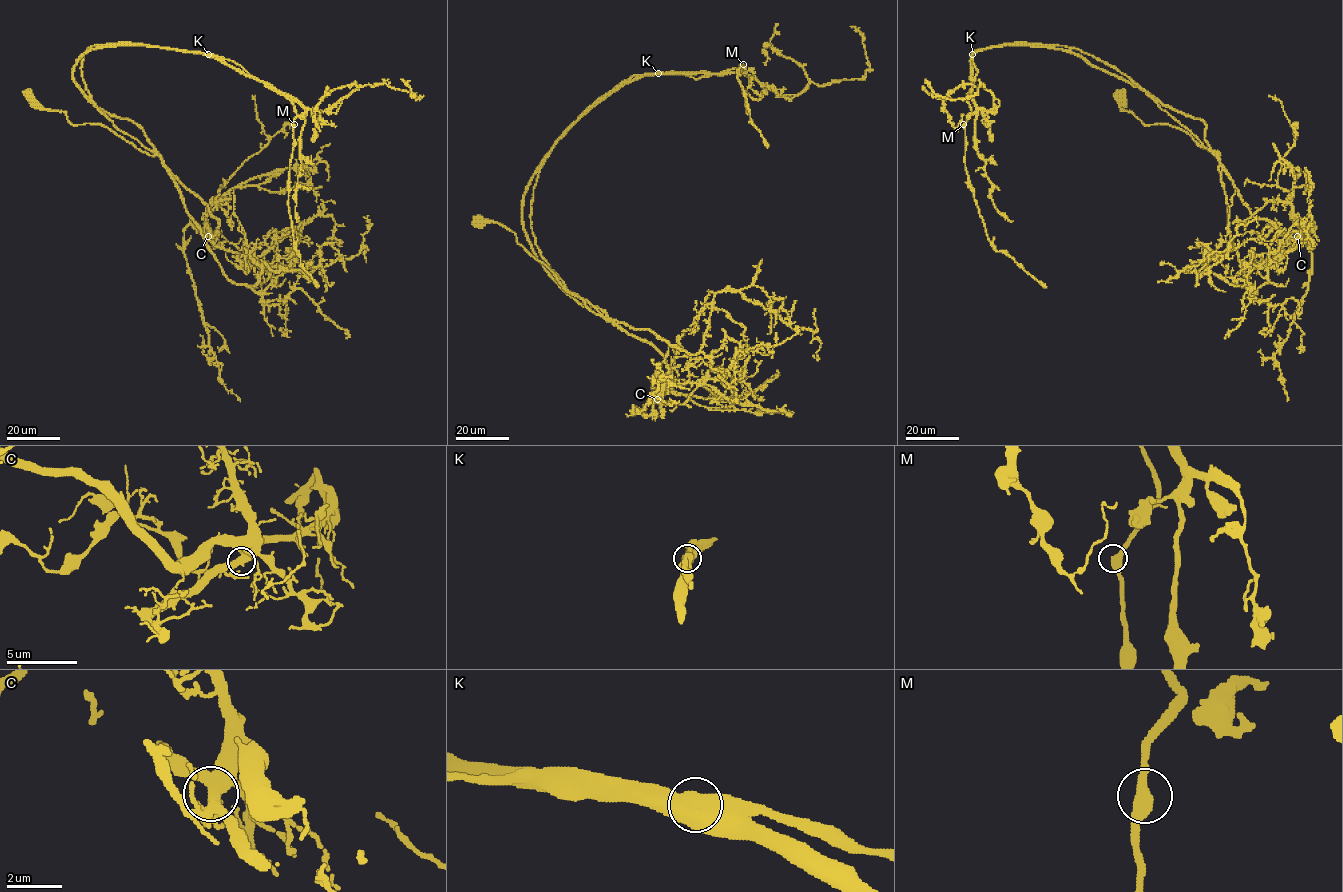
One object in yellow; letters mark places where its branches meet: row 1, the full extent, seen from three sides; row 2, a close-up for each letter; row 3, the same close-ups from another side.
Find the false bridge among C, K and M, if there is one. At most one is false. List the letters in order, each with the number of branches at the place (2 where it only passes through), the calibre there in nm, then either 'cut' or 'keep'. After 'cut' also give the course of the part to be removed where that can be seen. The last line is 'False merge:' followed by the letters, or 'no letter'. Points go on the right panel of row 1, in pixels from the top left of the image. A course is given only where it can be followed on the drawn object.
C: 3 | 480 nm | keep
K: 2 | 750 nm | cut | (972, 55), (1079, 49), (1218, 152), (1253, 284), (1188, 271), (1256, 228)
M: 2 | 460 nm | keep
False merge: K

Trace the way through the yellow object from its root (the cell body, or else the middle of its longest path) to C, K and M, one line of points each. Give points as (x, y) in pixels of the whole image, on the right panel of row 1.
C: (1119, 95), (1119, 108), (1145, 125), (1168, 123), (1186, 131), (1218, 157), (1253, 216), (1286, 236), (1297, 236)
K: (1119, 95), (1122, 110), (1145, 125), (1180, 128), (1215, 155), (1126, 75), (1077, 49), (1003, 45), (972, 55)
M: (1119, 95), (1122, 110), (1180, 128), (1215, 155), (1126, 75), (1059, 45), (975, 52), (963, 124)

